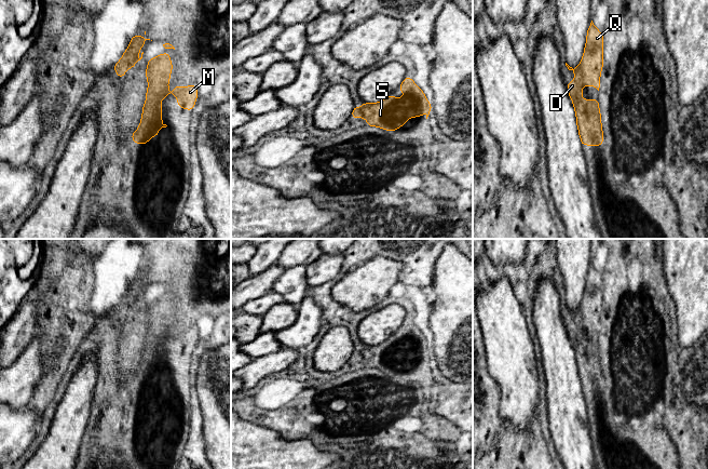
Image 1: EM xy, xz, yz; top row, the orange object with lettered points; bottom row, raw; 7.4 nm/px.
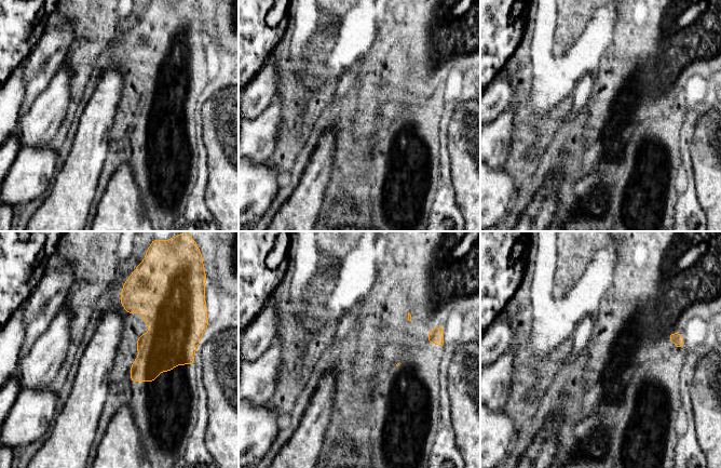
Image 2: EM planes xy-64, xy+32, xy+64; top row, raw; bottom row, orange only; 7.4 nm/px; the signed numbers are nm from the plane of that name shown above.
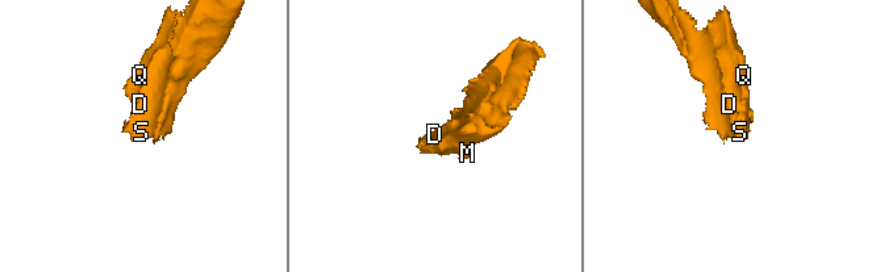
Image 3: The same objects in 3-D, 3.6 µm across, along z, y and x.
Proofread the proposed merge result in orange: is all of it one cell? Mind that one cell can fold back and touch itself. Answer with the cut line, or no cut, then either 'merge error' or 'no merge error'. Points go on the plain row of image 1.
cut none; no merge error

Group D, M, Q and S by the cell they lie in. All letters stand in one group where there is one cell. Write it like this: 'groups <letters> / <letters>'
groups D M Q S

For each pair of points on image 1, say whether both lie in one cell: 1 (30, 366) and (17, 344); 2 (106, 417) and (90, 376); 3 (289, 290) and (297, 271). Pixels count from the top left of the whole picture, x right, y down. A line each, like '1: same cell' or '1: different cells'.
1: different cells
2: different cells
3: same cell

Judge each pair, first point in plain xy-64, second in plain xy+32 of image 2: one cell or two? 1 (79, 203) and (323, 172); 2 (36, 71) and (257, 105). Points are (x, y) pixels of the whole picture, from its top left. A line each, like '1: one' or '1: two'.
1: one
2: one

